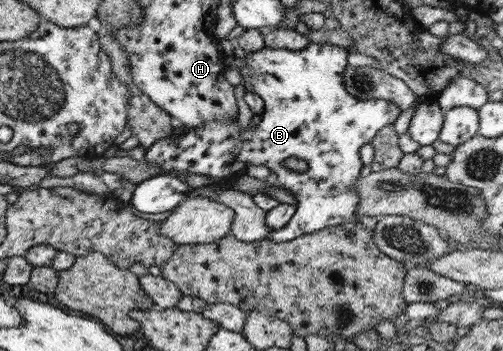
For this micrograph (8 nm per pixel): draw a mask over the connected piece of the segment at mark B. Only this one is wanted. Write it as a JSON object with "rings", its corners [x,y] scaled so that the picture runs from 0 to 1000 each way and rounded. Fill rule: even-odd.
{"rings":[[[608,120],[602,137],[594,137],[584,145],[577,145],[571,140],[543,140],[535,134],[523,134],[519,142],[511,142],[511,148],[491,148],[487,154],[485,168],[469,165],[463,157],[449,160],[445,165],[447,182],[451,194],[467,185],[475,197],[475,208],[479,214],[479,228],[485,234],[487,256],[493,262],[503,262],[507,271],[519,279],[523,288],[525,311],[521,313],[521,328],[517,330],[517,345],[511,356],[491,362],[489,370],[479,373],[475,362],[471,362],[471,336],[467,339],[449,339],[441,336],[441,345],[416,345],[414,350],[404,353],[402,362],[392,362],[388,368],[372,368],[366,365],[366,373],[342,405],[338,407],[338,390],[332,385],[322,396],[310,399],[300,419],[292,422],[288,430],[288,444],[284,444],[284,459],[292,464],[292,470],[308,470],[308,476],[316,476],[322,490],[318,496],[338,499],[340,504],[356,504],[356,499],[408,499],[408,504],[416,504],[416,510],[423,510],[423,530],[431,530],[433,521],[451,519],[451,507],[455,507],[455,519],[463,516],[469,501],[475,501],[481,490],[485,490],[487,479],[493,470],[523,470],[527,479],[535,481],[537,490],[545,490],[551,504],[551,530],[563,533],[563,538],[571,538],[571,544],[579,544],[579,553],[584,558],[588,570],[588,595],[583,615],[571,641],[555,655],[545,655],[537,661],[527,681],[539,687],[543,692],[561,692],[571,689],[573,684],[583,684],[586,675],[594,675],[602,667],[618,667],[620,661],[630,661],[632,655],[642,655],[646,650],[678,641],[686,632],[700,632],[710,627],[708,593],[712,575],[716,573],[714,553],[710,553],[708,541],[702,541],[702,527],[706,527],[706,516],[714,507],[714,487],[718,484],[720,464],[714,453],[714,422],[722,416],[722,410],[730,410],[736,399],[746,387],[746,379],[761,359],[769,353],[781,353],[783,342],[789,336],[789,328],[795,322],[795,313],[789,308],[787,296],[773,291],[771,285],[761,282],[734,282],[734,285],[710,285],[710,279],[698,274],[680,242],[680,205],[688,191],[690,177],[690,142],[682,134],[672,134],[654,123],[622,123]],[[573,447],[586,447],[590,453],[602,456],[610,467],[610,484],[606,490],[586,490],[581,484],[573,484],[559,470]]]}

